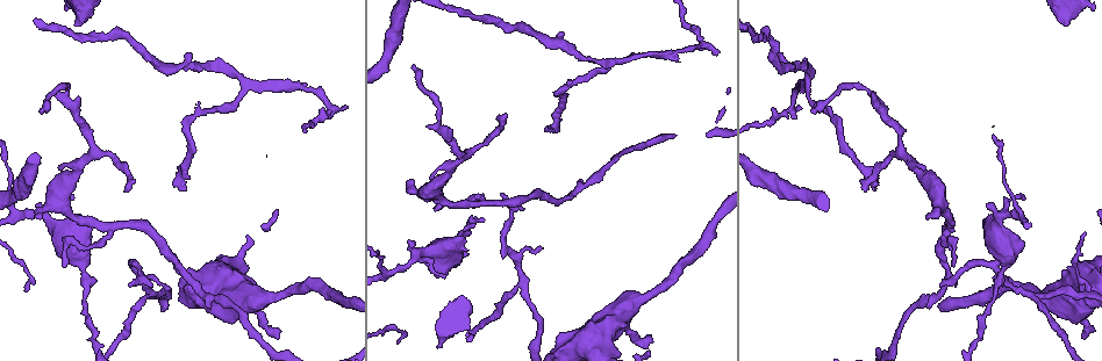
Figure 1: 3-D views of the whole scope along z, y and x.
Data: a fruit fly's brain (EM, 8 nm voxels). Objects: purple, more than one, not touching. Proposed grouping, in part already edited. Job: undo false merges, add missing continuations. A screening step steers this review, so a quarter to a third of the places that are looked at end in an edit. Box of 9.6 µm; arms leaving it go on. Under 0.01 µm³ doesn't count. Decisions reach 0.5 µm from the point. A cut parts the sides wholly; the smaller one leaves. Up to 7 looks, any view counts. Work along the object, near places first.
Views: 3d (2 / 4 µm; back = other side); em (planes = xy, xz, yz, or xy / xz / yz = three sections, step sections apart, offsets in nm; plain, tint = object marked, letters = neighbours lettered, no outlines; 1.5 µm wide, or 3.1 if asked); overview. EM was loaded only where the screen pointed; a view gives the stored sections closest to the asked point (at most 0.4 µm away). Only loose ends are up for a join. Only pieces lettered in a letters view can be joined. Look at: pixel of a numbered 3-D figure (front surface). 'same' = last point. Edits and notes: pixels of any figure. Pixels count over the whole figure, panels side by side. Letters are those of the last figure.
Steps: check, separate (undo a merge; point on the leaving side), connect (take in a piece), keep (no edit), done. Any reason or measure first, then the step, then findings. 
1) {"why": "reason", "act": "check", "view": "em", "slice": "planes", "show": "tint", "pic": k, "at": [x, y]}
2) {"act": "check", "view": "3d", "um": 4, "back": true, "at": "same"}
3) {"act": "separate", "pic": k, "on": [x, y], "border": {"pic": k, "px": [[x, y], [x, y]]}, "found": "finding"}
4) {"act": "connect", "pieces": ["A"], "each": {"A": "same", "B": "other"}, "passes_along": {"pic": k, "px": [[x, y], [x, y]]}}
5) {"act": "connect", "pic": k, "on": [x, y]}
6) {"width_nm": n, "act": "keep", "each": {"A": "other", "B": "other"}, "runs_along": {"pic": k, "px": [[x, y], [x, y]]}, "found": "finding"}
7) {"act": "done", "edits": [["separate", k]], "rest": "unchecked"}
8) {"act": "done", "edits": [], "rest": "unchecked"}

{"why": "branch stops here", "act": "check", "view": "3d", "um": 4, "pic": 1, "at": [190, 54]}

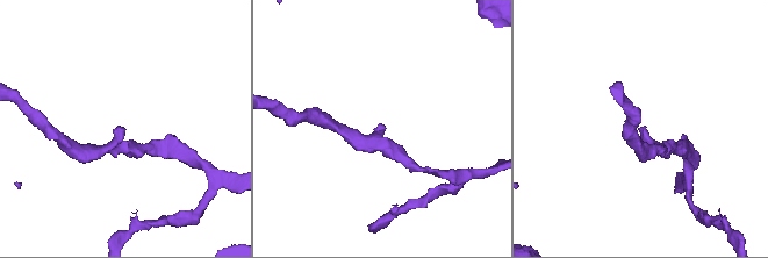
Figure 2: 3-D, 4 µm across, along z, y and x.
{"arm_widths_nm": [180, 200], "act": "check", "view": "em", "slice": "planes", "show": "letters", "pic": 2, "at": [121, 128]}

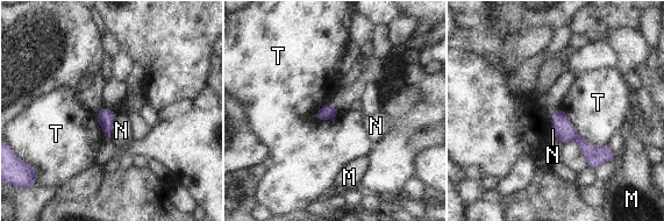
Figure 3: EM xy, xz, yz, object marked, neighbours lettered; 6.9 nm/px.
{"act": "keep", "each": {"M": "other", "N": "other", "T": "other"}, "found": "none of them fits"}

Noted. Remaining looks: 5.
{"why": "narrows sharply", "act": "check", "view": "em", "slice": "planes", "show": "letters", "pic": 1, "at": [439, 118]}

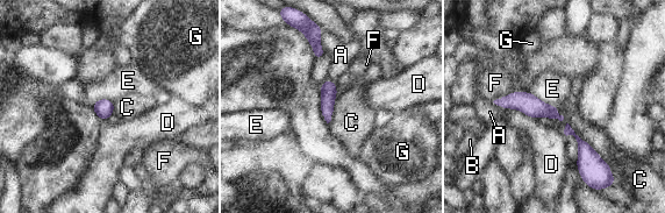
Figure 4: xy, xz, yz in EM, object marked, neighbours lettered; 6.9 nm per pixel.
{"act": "keep", "each": {"A": "other", "B": "other", "C": "other", "D": "other", "E": "other", "F": "other", "G": "other"}, "border": {"pic": 4, "px": [[566, 122], [610, 169]]}, "found": "continuous, no second cell"}

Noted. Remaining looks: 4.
{"why": "sudden change in width", "act": "check", "view": "em", "slice": "yz", "step": 4, "show": "tint", "pic": 1, "at": [432, 191]}

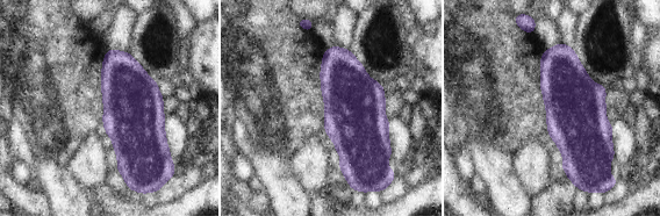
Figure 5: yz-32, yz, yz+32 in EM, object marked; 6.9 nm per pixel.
{"why": "cut it another way", "act": "check", "view": "em", "slice": "planes", "show": "letters", "at": "same"}

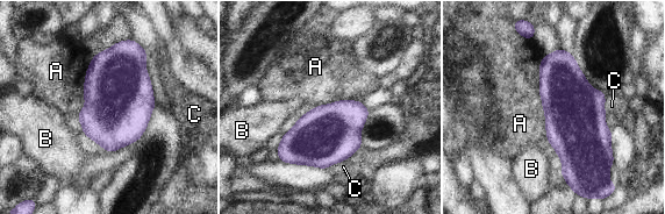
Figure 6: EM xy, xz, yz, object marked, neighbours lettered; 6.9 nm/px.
{"act": "keep", "each": {"A": "other", "B": "other", "C": "other"}, "border": {"pic": 6, "px": [[603, 101], [603, 112], [606, 114]]}, "found": "one cell here"}

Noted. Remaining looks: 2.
{"act": "done", "edits": [], "rest": "unchecked"}

